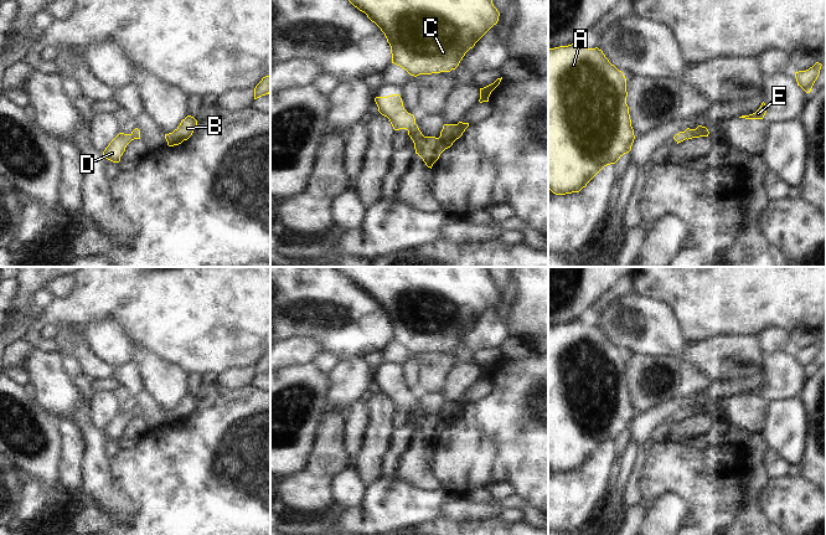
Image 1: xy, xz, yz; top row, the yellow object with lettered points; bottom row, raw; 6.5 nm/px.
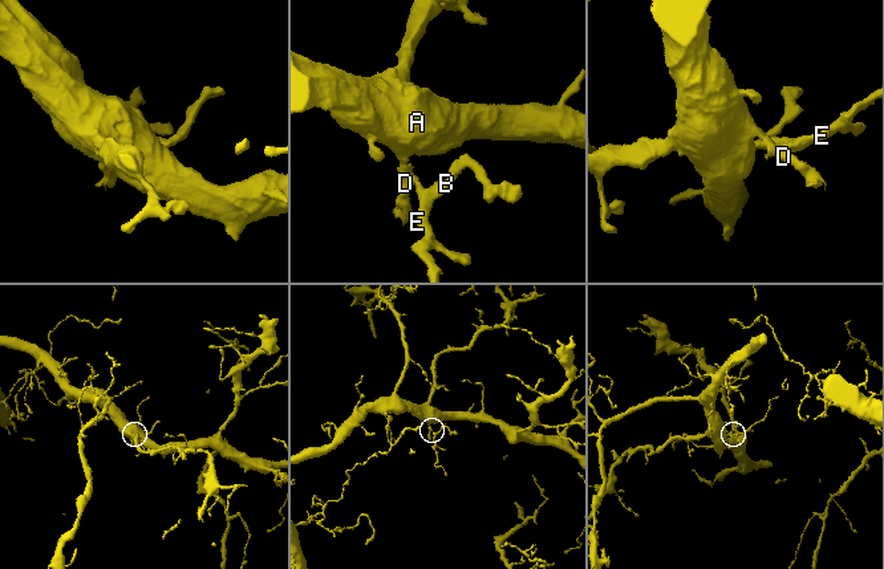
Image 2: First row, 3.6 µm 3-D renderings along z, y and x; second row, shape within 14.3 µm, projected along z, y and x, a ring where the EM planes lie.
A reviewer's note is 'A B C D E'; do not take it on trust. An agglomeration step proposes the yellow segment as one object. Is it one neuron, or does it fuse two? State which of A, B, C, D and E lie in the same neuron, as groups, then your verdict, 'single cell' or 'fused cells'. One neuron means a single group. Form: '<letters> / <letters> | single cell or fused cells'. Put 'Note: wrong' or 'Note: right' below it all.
A B C D E | single cell
Note: right

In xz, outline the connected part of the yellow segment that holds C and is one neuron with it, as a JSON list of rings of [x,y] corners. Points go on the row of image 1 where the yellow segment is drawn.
[[[349,0],[384,34],[392,63],[411,76],[450,72],[499,21],[492,0]]]

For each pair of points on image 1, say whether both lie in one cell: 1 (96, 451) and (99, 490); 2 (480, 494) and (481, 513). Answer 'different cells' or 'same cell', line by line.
1: same cell
2: different cells

